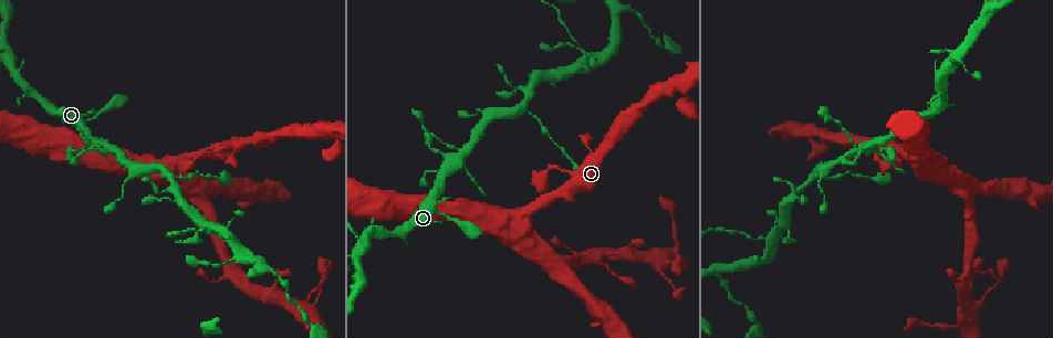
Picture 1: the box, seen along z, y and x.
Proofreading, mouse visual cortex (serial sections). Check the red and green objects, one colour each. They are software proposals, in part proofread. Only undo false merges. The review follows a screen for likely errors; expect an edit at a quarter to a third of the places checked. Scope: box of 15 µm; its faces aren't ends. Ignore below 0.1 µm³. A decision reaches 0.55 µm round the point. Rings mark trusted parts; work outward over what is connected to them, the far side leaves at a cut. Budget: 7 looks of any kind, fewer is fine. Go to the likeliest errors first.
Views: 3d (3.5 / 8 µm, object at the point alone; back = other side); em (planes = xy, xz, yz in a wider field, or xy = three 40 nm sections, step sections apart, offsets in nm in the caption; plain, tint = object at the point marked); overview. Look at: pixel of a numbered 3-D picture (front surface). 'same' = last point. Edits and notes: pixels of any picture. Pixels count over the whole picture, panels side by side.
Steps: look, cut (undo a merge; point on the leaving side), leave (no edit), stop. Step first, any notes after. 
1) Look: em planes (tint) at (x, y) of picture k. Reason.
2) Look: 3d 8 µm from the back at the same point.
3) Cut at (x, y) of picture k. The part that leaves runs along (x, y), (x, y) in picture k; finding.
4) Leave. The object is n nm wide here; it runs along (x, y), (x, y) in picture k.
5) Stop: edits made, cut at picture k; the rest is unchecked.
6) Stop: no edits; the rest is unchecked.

Look: 3d 3.5 µm at (466, 150) of picture 1. Three arms meet.

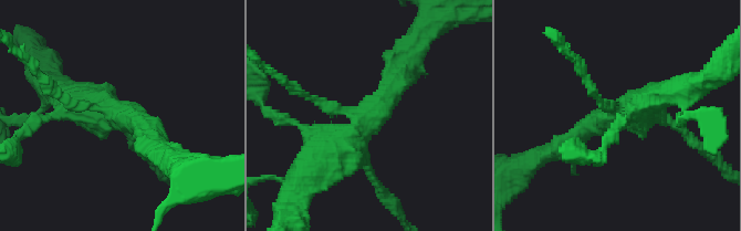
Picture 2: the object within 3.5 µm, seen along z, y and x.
Look: em xy step 3 (plain) at (114, 113) of picture 2.

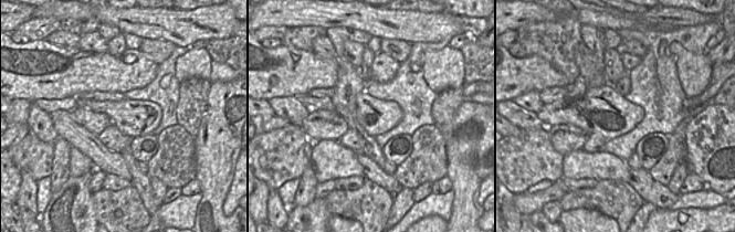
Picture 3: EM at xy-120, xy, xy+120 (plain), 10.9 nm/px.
Look: em xy step 3 (tint) at the same point. Where the object lies.

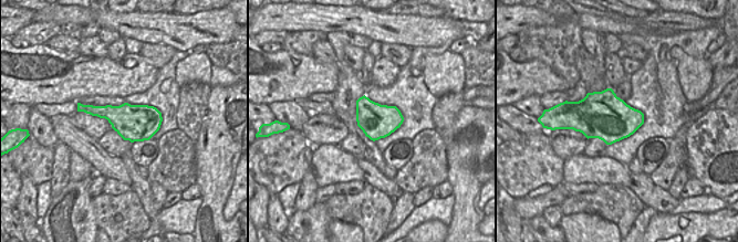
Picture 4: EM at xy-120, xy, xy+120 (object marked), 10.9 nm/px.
Leave. It runs along (313, 167), (361, 130), (402, 67) in picture 2; all the same cell.

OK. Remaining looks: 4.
Look: 3d 3.5 µm from the back at (167, 174) of picture 1. Branch point.

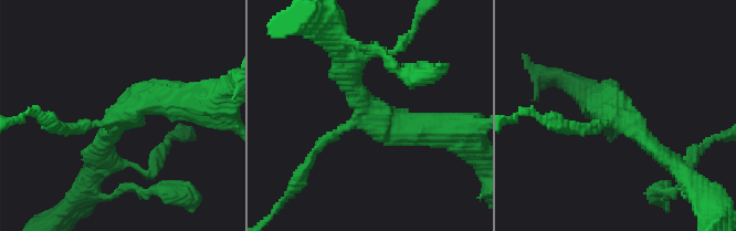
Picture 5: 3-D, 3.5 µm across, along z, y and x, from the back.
Look: em planes (tint) at (615, 110) of picture 5. 3 arms meet here; the arms are 150, 250, 450 nm wide.

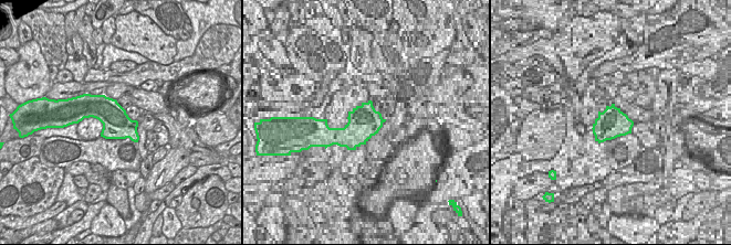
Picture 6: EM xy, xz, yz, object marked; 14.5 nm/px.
Look: em xy step 1 (tint) at the same point. Another direction.

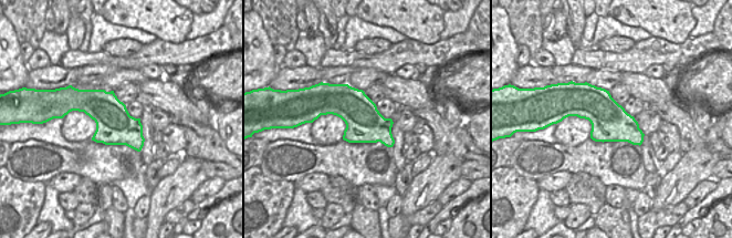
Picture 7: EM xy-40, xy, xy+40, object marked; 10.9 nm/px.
Leave. The object is 400 nm wide here; it runs along (442, 130), (374, 116), (347, 67) in picture 5; all the same cell.

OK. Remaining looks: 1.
Stop: no edits; the rest is unchecked.

